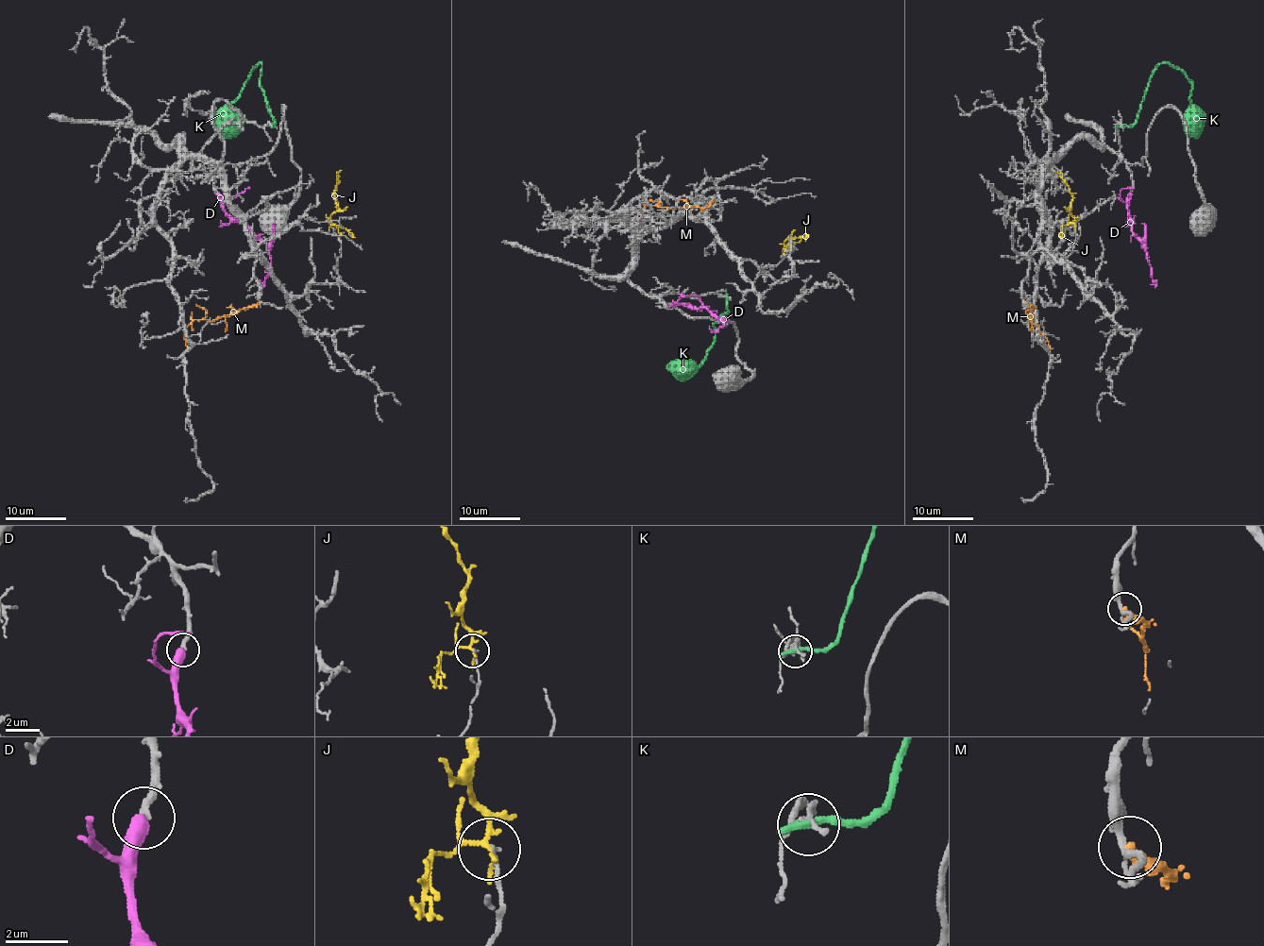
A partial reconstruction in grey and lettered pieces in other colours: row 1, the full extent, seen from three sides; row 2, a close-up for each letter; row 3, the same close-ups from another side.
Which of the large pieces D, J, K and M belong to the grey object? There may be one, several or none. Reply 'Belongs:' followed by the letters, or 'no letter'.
Belongs: D

